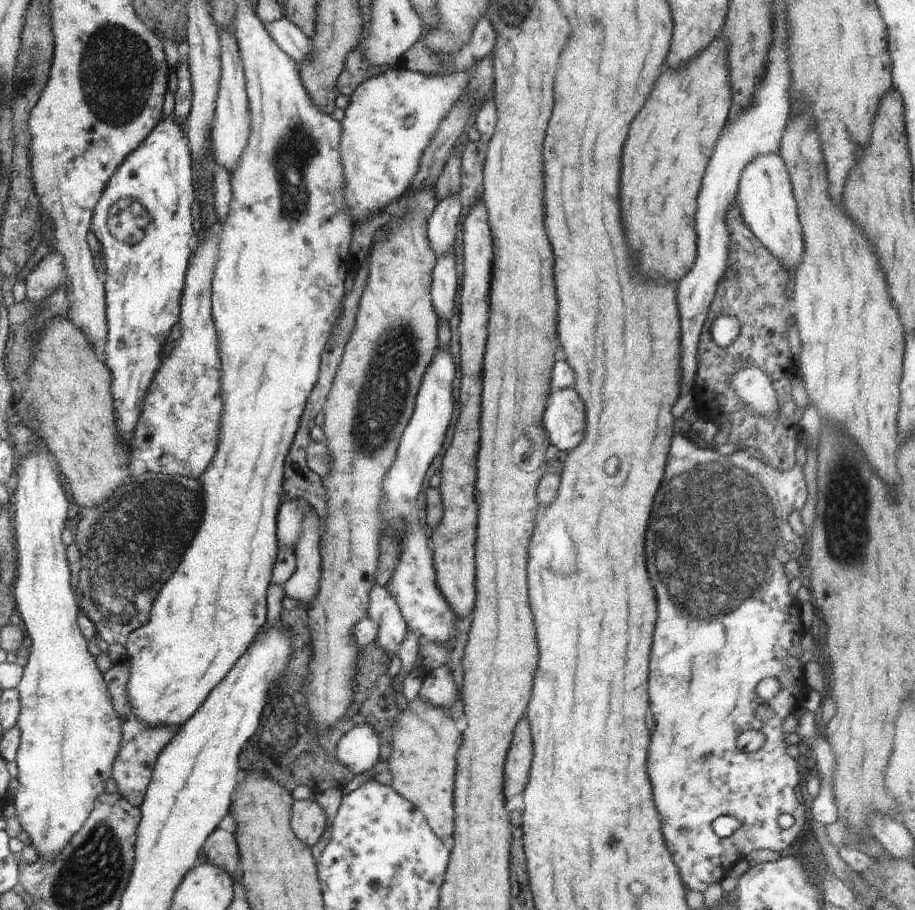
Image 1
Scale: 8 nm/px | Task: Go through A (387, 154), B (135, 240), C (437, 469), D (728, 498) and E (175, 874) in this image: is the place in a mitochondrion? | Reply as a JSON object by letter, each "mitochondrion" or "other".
{"A":"other","B":"mitochondrion","C":"other","D":"mitochondrion","E":"other"}

